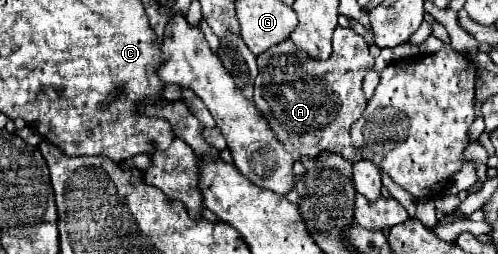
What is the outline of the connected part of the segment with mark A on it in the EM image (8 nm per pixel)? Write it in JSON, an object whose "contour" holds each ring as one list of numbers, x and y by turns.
{"contour":[[336,27,334,37,332,37,334,51,330,59,326,61,316,61,308,55,296,53,280,53,280,49,270,49,258,57,258,79,254,83,254,103,256,109,260,109,262,117,268,121,270,129,276,133,278,141,284,145,286,151,294,153,298,151,302,157,316,157,320,151,336,151,350,159,352,163,360,161,358,149,350,143,350,125,362,117,364,107,366,107,366,97,362,91,362,79,366,71,374,65,374,59,368,53,368,43,364,41,362,35,358,35,354,29,346,27]]}

